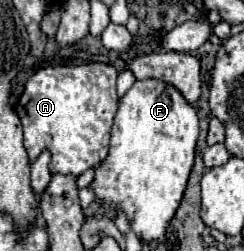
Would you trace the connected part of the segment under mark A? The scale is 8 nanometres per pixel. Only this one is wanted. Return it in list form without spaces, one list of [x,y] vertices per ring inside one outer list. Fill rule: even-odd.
[[[104,62],[78,66],[56,64],[40,68],[30,76],[16,106],[30,162],[34,162],[42,150],[48,150],[50,174],[80,176],[88,168],[98,166],[108,154],[112,118],[118,110],[116,78],[118,70]]]

